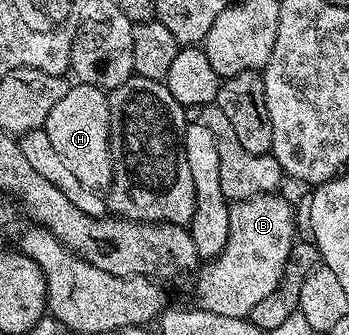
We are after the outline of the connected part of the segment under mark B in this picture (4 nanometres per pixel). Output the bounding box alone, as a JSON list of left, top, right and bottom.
[194,192,298,318]

